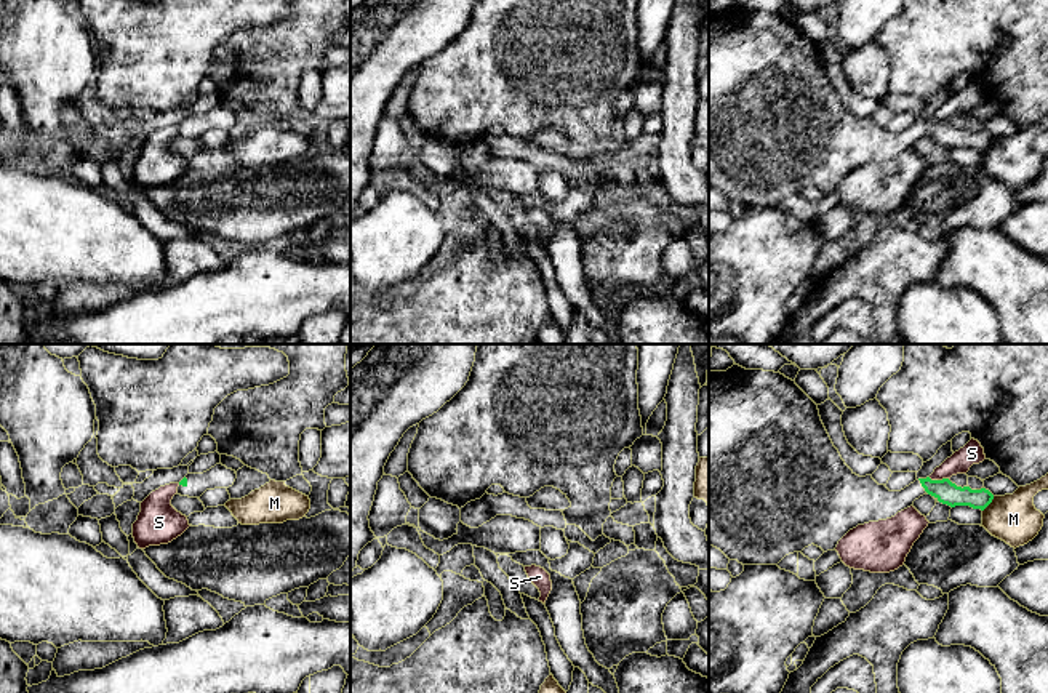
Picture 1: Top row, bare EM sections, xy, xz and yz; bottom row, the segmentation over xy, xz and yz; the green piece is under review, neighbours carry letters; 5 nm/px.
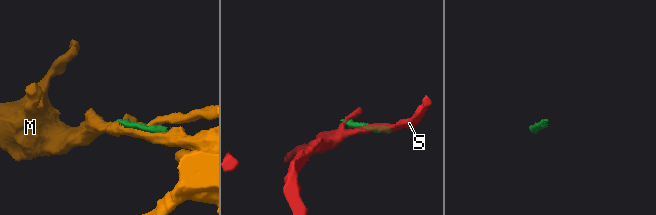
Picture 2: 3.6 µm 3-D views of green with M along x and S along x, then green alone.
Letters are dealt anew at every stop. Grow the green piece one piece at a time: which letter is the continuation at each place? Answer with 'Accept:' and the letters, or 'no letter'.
Accept: no letter

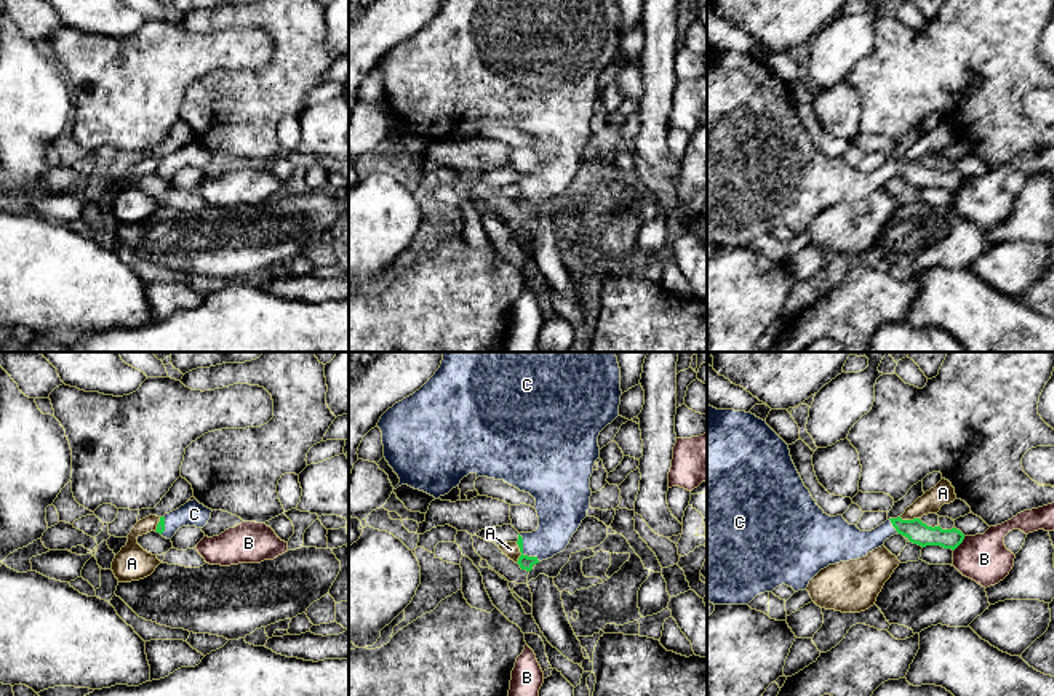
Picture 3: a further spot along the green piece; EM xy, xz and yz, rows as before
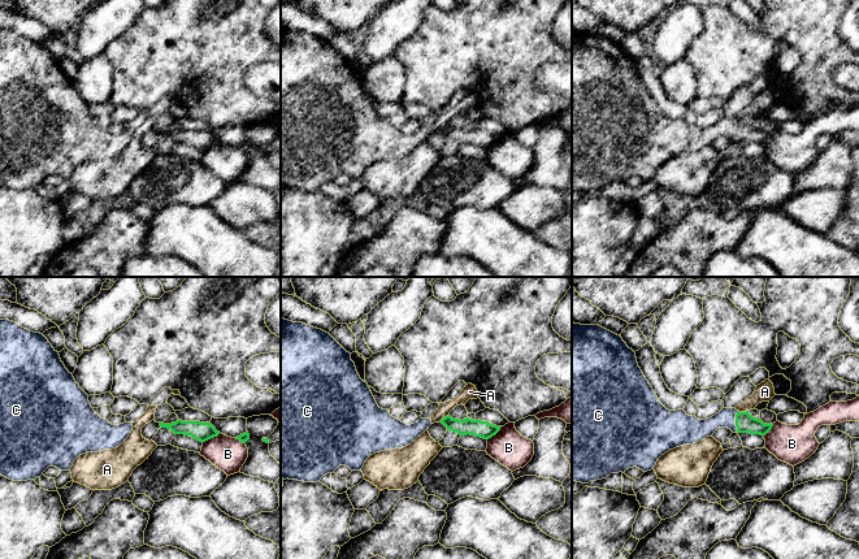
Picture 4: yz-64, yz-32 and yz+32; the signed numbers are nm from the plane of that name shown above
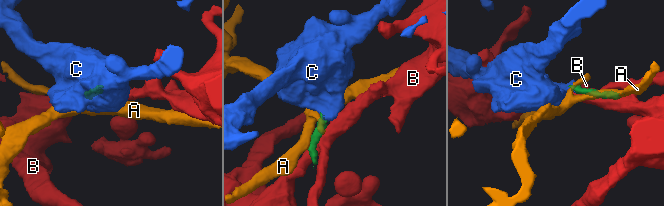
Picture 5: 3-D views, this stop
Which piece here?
Accept: C

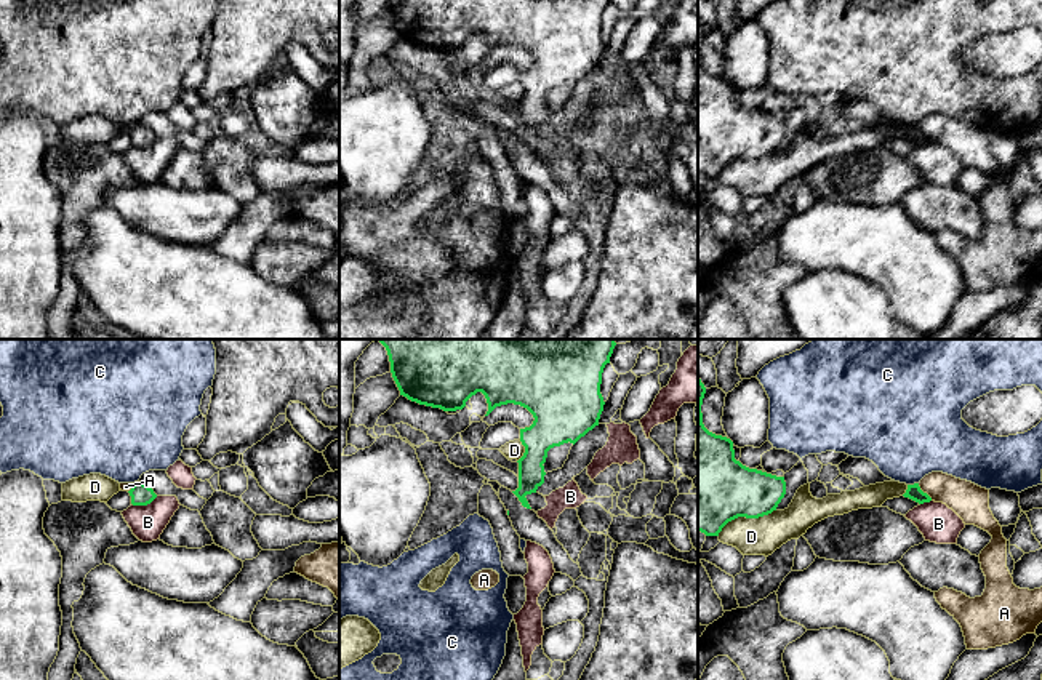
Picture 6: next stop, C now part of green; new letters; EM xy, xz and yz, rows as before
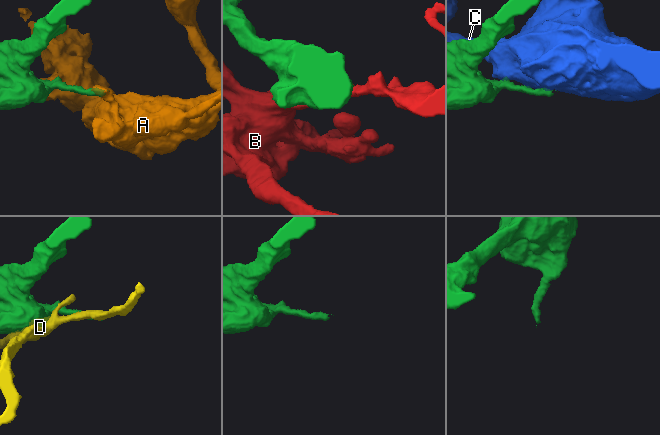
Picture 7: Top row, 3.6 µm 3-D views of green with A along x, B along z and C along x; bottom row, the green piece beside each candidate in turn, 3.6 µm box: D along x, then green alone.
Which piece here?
Accept: no letter

